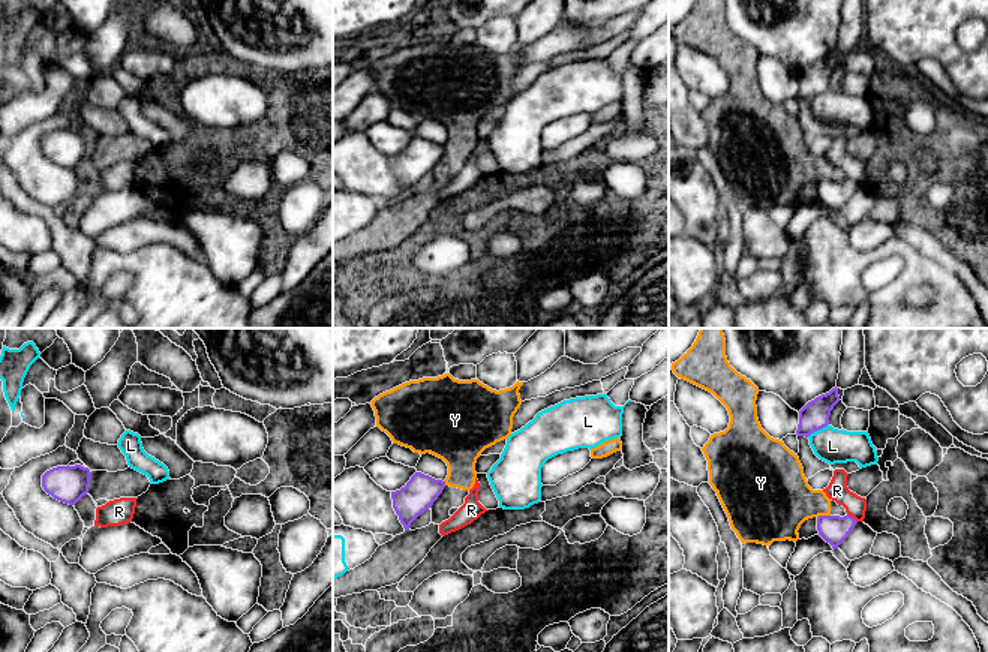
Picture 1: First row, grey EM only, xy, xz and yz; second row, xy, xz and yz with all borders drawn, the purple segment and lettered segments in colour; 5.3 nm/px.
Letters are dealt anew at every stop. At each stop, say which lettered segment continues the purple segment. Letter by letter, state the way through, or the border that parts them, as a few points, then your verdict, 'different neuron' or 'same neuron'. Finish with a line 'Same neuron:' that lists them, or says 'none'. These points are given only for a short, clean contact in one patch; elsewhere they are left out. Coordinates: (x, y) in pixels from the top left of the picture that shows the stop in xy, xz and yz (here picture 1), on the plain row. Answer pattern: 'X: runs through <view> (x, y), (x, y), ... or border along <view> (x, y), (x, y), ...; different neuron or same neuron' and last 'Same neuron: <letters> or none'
L: different neuron
R: border along yz (847, 177), (856, 186); different neuron
Y: border along yz (829, 179), (817, 182); different neuron
Same neuron: none

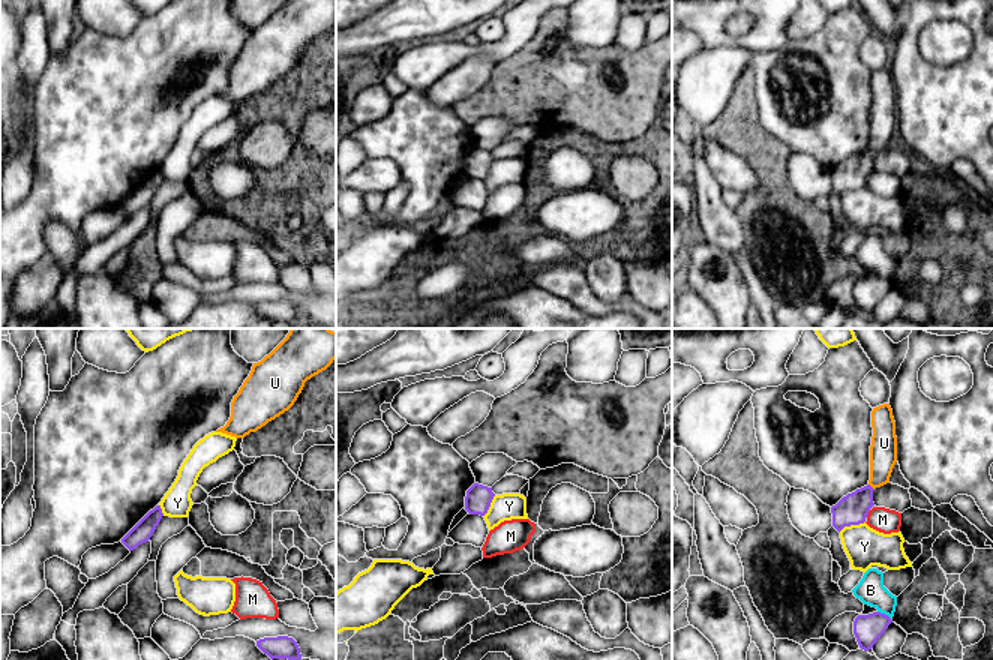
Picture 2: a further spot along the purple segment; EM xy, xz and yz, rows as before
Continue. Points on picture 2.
B: border along yz (878, 275), (890, 282); different neuron
M: different neuron
U: border along yz (869, 147), (873, 153); different neuron
Y: different neuron
Same neuron: none

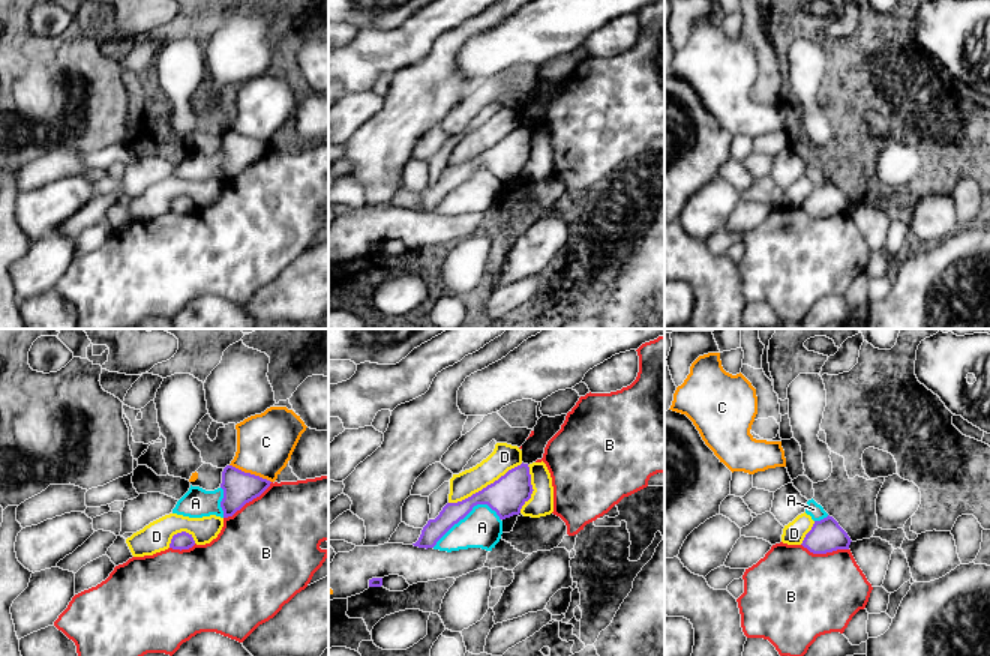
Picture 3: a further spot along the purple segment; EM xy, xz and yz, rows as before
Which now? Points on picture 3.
A: different neuron
B: different neuron
C: different neuron
D: different neuron
Same neuron: none

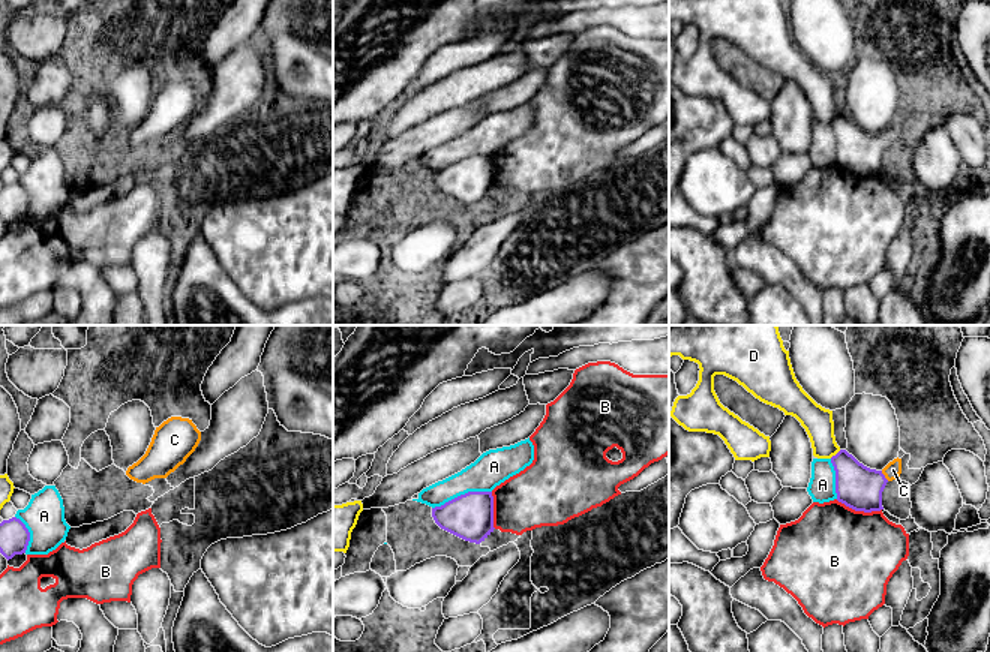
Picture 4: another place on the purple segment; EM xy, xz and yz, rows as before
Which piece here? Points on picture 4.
A: different neuron
B: different neuron
C: runs through yz (857, 150), (866, 150), (884, 140), (893, 134); same neuron
D: different neuron
Same neuron: C

